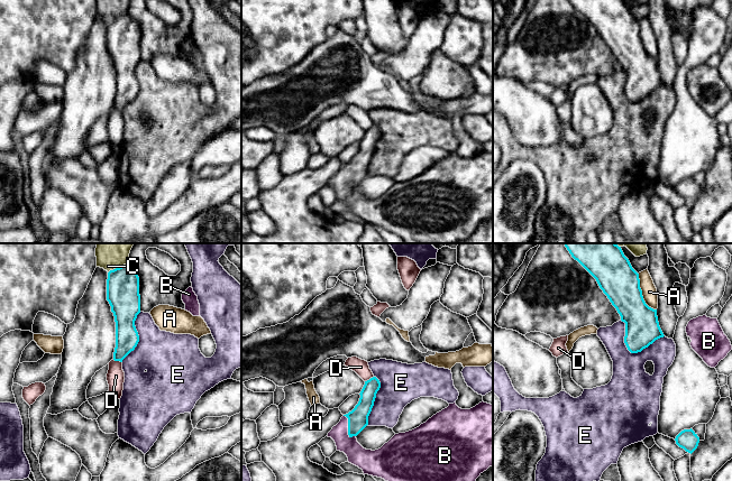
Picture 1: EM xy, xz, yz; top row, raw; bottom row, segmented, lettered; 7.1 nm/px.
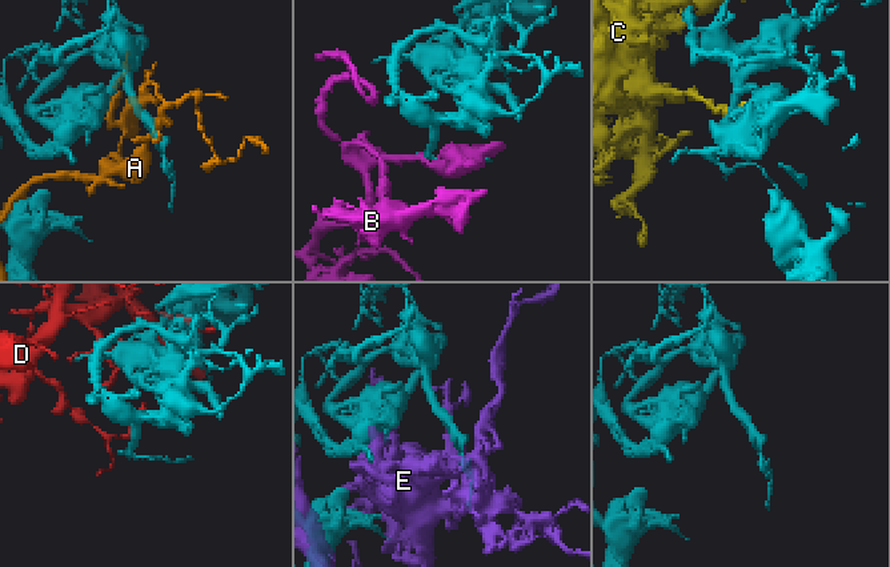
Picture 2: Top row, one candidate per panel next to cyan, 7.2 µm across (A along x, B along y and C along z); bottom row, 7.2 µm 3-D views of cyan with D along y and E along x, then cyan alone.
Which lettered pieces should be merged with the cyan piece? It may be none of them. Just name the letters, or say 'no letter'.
B

